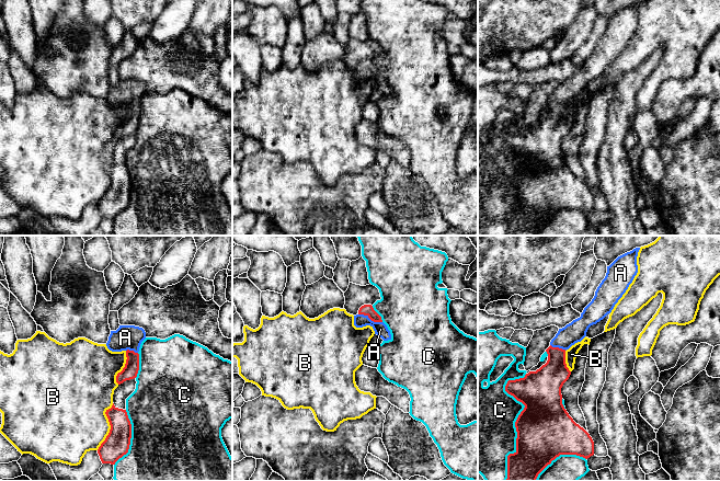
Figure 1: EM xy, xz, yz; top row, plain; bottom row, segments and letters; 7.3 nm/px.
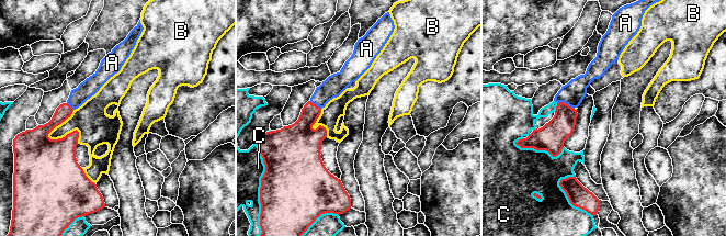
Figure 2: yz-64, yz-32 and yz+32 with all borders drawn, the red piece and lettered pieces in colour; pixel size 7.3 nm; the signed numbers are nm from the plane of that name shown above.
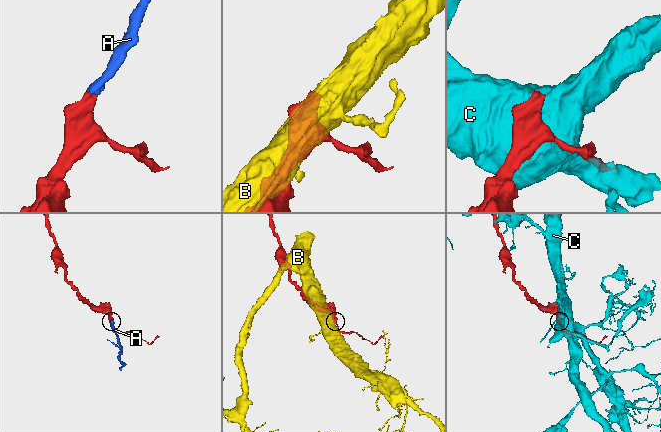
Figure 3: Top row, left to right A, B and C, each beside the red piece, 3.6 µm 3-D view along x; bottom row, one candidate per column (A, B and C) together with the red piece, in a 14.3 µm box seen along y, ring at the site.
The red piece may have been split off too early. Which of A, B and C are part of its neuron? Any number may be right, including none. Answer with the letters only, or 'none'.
A

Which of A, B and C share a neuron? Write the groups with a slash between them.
A / B / C

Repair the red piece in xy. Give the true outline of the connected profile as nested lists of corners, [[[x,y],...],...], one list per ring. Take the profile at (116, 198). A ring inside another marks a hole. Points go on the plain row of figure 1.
[[[112,160],[105,167],[111,184],[105,195],[98,204],[102,218],[115,217],[128,207],[132,193],[132,179],[126,164]]]

